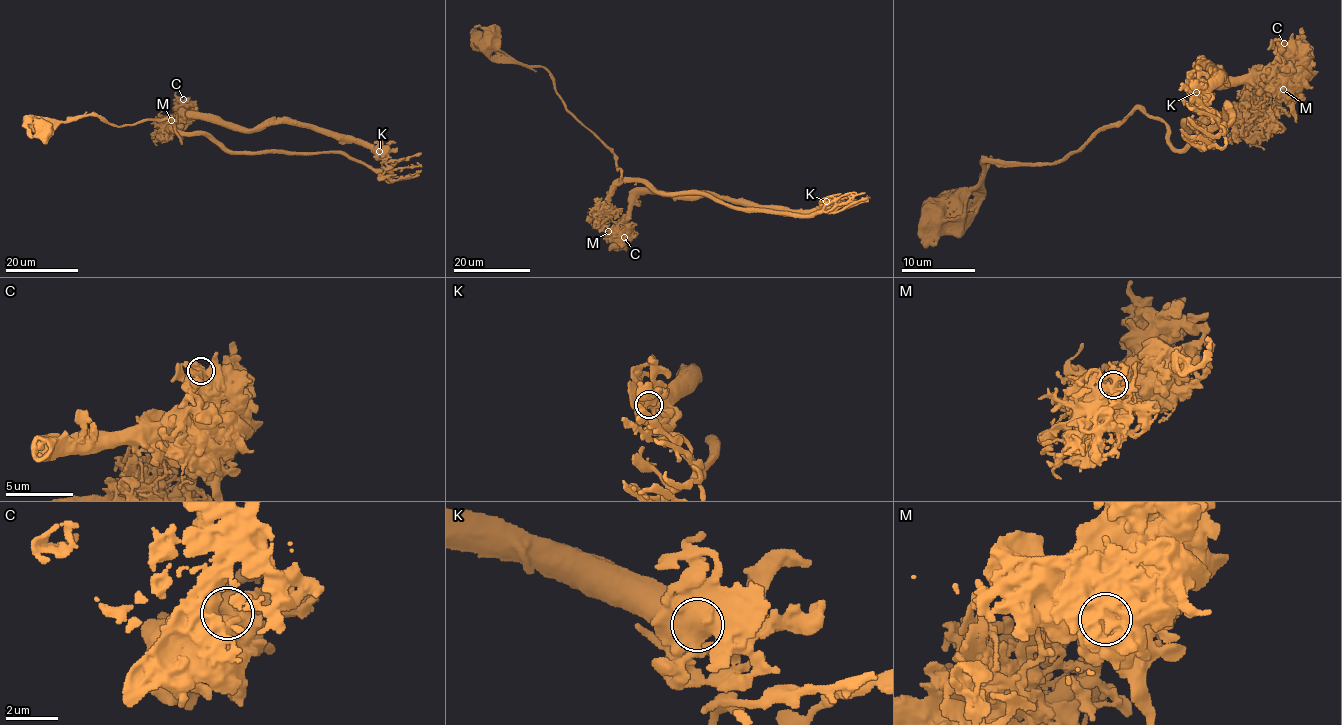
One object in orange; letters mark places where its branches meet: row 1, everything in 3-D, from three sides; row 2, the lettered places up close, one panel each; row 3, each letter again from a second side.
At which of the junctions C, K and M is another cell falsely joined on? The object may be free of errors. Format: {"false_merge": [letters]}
{"false_merge": ["M"]}

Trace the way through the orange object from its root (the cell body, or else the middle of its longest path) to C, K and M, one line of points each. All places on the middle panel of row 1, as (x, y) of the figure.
C: (494, 31), (501, 51), (549, 73), (564, 106), (613, 154), (621, 178), (610, 198), (611, 219), (624, 237)
K: (494, 31), (501, 51), (549, 73), (564, 106), (613, 154), (622, 183), (801, 216), (824, 211), (826, 201)
M: (494, 31), (501, 51), (549, 73), (564, 106), (613, 154), (621, 178), (609, 203), (616, 226), (608, 231)

